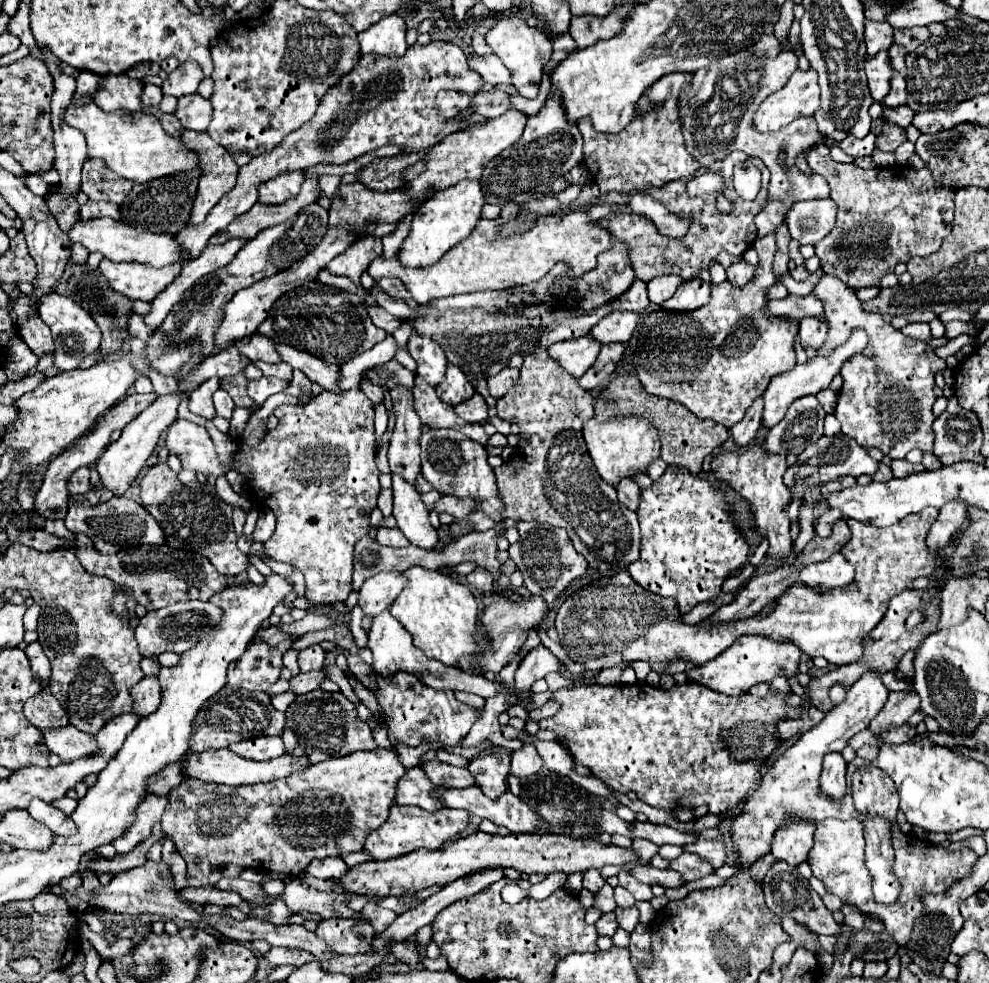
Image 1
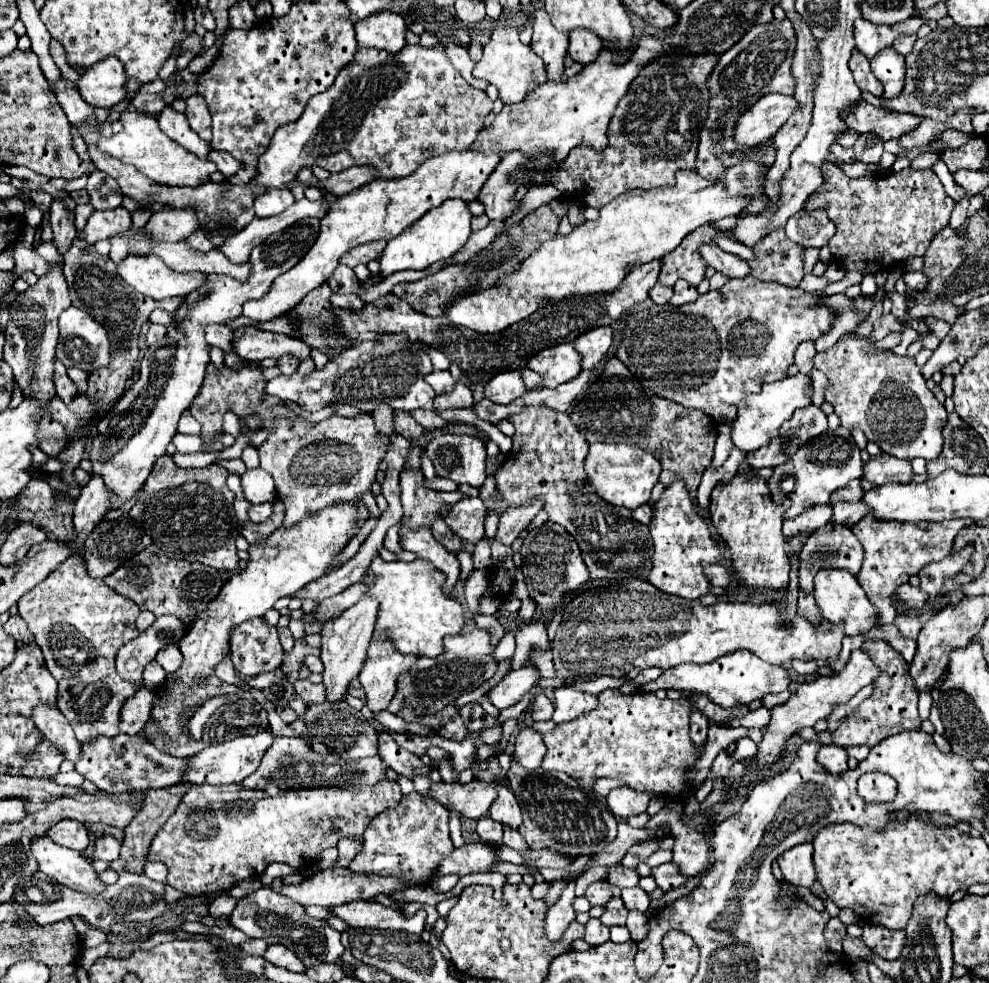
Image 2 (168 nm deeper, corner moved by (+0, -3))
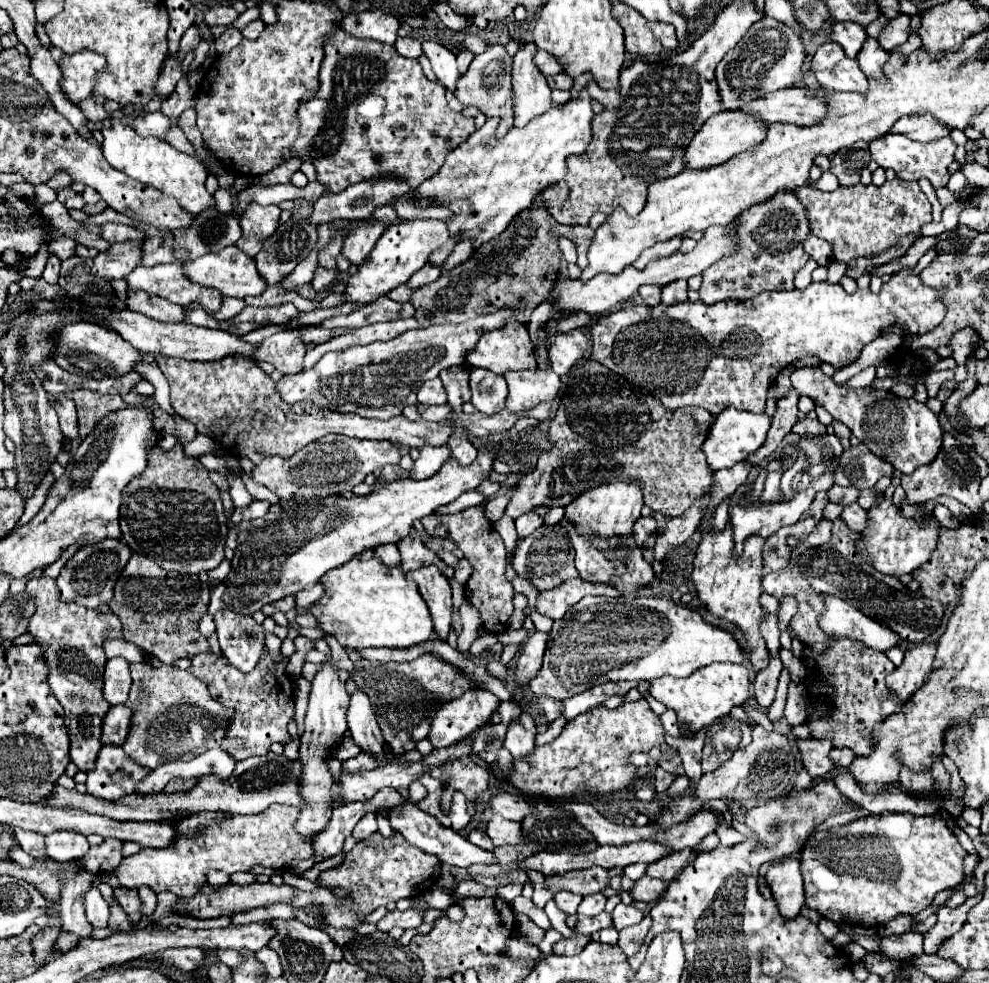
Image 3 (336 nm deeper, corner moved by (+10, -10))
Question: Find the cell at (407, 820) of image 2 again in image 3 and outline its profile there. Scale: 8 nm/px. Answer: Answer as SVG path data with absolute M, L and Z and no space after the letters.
M379 831L369 835L365 841L357 843L343 859L343 863L335 869L323 871L319 881L323 887L345 887L351 891L351 899L355 907L345 911L343 907L323 907L325 923L331 927L347 927L355 929L359 919L373 913L379 905L397 903L399 899L411 899L423 895L441 875L441 861L435 855L429 855L411 843L401 833L393 833L393 837L383 837Z

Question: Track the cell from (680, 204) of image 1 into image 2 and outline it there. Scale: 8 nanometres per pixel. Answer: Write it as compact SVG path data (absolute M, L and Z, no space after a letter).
M703 226L691 232L691 236L687 236L679 248L675 248L663 258L659 282L673 286L677 278L683 278L689 284L697 286L705 278L705 268L707 268L705 260L699 256L699 246L705 242L713 242L713 236L731 238L731 232L729 230L719 232L711 226Z

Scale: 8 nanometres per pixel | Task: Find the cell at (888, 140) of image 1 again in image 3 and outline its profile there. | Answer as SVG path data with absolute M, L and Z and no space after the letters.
M857 141L853 147L841 149L831 159L831 173L837 175L841 185L857 185L861 169L871 161L869 143Z

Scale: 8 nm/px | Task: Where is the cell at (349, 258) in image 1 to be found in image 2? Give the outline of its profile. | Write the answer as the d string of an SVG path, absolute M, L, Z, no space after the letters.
M375 240L375 242L367 242L367 244L359 244L355 248L351 248L347 254L343 254L343 264L349 268L355 268L357 264L367 264L375 258L381 256L383 248L385 248L385 240Z

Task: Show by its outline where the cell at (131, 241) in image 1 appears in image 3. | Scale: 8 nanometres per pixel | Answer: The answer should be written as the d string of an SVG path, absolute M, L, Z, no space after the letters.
M225 247L217 253L201 255L201 259L185 261L183 263L185 277L193 283L199 283L203 287L213 287L221 291L227 297L247 297L247 295L259 295L265 291L265 281L259 277L253 259L249 259L243 251L237 251L237 247Z

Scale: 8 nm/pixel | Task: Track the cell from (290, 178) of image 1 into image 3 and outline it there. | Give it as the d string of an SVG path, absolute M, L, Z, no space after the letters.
M251 203L247 211L241 215L243 235L237 241L237 247L249 257L257 255L261 251L263 241L269 235L273 235L273 231L277 229L279 215L281 215L281 209L277 205L261 207L257 203Z

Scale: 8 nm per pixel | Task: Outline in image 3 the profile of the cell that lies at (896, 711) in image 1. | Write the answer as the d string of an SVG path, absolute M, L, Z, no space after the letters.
M915 643L911 651L905 653L905 659L901 667L897 667L889 679L887 685L901 697L901 701L907 701L913 691L921 689L925 685L925 679L933 673L933 659L935 659L937 643Z

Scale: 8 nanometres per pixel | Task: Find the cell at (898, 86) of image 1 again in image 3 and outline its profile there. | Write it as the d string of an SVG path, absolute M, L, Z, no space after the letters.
M867 39L861 53L857 55L857 63L861 67L861 71L871 77L871 79L885 79L885 73L883 73L883 65L885 61L889 59L889 51L885 51L877 39Z

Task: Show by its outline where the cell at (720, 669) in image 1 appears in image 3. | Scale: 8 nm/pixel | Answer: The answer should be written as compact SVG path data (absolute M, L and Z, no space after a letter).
M711 663L709 667L703 667L701 671L695 671L685 679L673 679L667 675L661 679L653 679L649 691L665 707L673 709L679 721L685 721L691 731L699 731L701 727L711 725L717 717L727 715L733 707L747 703L753 695L753 683L749 681L745 665Z

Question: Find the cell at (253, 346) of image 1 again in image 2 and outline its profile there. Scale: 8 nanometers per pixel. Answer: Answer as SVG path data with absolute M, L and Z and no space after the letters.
M209 324L205 328L205 340L211 346L223 348L225 352L231 352L231 336L233 336L233 330L223 324Z

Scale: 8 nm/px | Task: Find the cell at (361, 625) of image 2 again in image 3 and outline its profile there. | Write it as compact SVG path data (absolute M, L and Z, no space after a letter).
M331 659L323 661L309 693L309 709L305 717L305 733L301 735L301 747L299 747L299 759L303 761L303 789L301 795L305 799L305 805L301 807L301 817L297 819L295 827L299 835L309 837L319 831L323 831L331 819L331 773L325 763L325 759L331 755L329 749L341 743L341 735L347 731L347 707L349 707L349 693L345 689L345 683L339 679L341 669L331 663Z

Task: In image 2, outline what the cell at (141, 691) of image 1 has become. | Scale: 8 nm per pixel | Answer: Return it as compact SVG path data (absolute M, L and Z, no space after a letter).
M139 688L121 708L121 718L119 718L119 730L123 734L141 734L145 728L149 714L151 714L151 704L153 704L153 692L149 688Z

